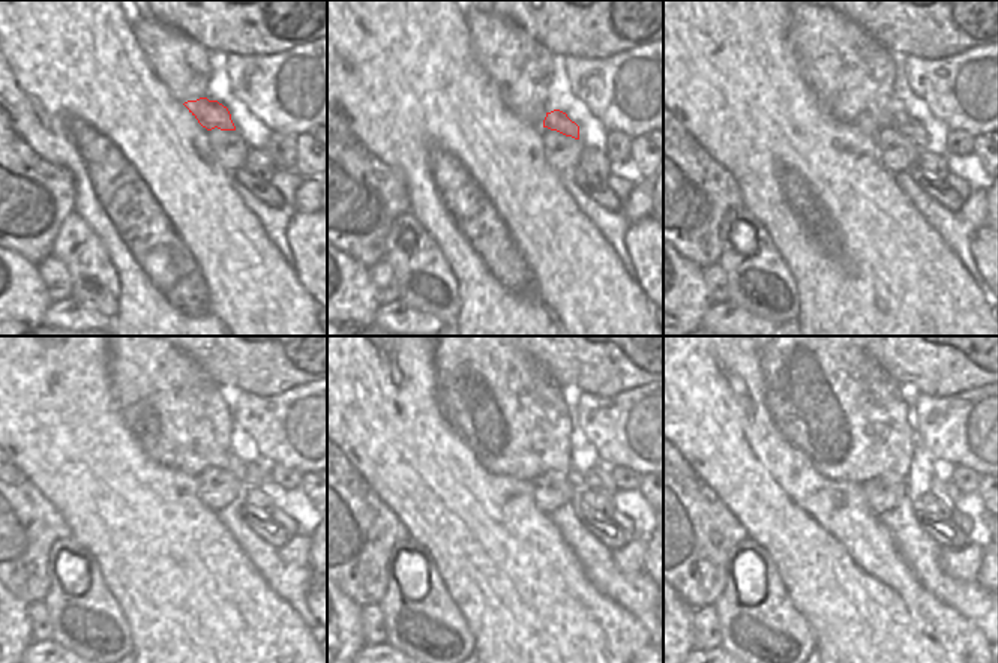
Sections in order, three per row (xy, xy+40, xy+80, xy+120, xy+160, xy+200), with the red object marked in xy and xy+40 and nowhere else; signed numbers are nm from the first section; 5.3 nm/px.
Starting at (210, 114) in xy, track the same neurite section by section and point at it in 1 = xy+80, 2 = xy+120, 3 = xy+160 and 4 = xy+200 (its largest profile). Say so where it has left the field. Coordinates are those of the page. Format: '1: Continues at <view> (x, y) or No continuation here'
1: Continues at xy+80 (902, 123)
2: Continues at xy+120 (249, 474)
3: Continues at xy+160 (596, 480)
4: Continues at xy+200 (947, 491).

